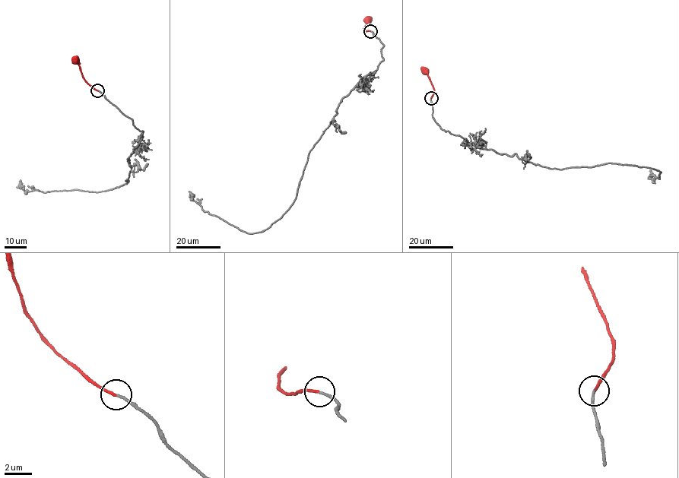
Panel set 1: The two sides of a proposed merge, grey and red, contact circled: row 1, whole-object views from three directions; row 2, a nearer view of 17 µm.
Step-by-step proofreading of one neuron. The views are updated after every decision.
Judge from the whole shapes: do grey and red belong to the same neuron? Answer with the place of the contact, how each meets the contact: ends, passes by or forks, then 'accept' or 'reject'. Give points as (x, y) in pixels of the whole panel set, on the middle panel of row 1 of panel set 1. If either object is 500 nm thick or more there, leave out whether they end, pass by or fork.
(370, 31) | grey ends | red ends | accept

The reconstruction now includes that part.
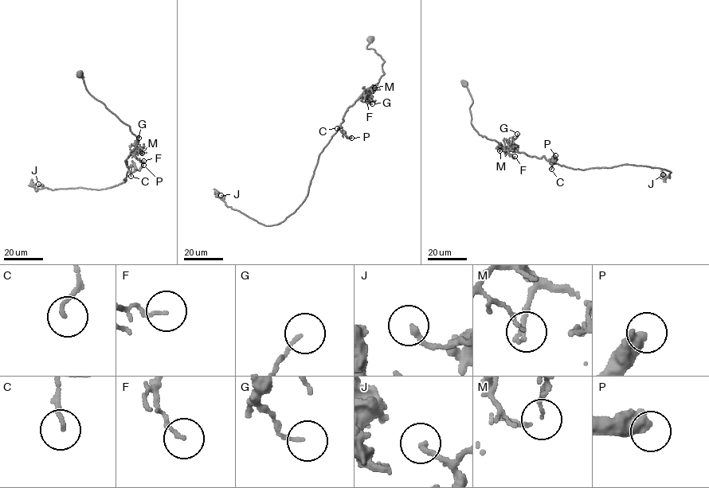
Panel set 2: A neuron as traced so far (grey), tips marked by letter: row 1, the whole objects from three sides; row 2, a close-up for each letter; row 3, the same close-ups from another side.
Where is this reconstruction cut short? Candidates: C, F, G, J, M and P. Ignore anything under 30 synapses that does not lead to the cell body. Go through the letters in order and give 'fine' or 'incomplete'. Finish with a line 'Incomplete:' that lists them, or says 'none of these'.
C: fine
F: fine
G: fine
J: fine
M: fine
P: fine
Incomplete: none of these

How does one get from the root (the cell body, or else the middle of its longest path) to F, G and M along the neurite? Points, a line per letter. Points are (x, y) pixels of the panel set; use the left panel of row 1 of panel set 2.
F: (127, 177), (128, 168), (125, 161), (131, 154), (143, 161)
G: (127, 177), (128, 168), (125, 161), (135, 150), (135, 143), (139, 138)
M: (127, 177), (128, 168), (125, 161), (135, 149), (141, 147), (142, 153)

